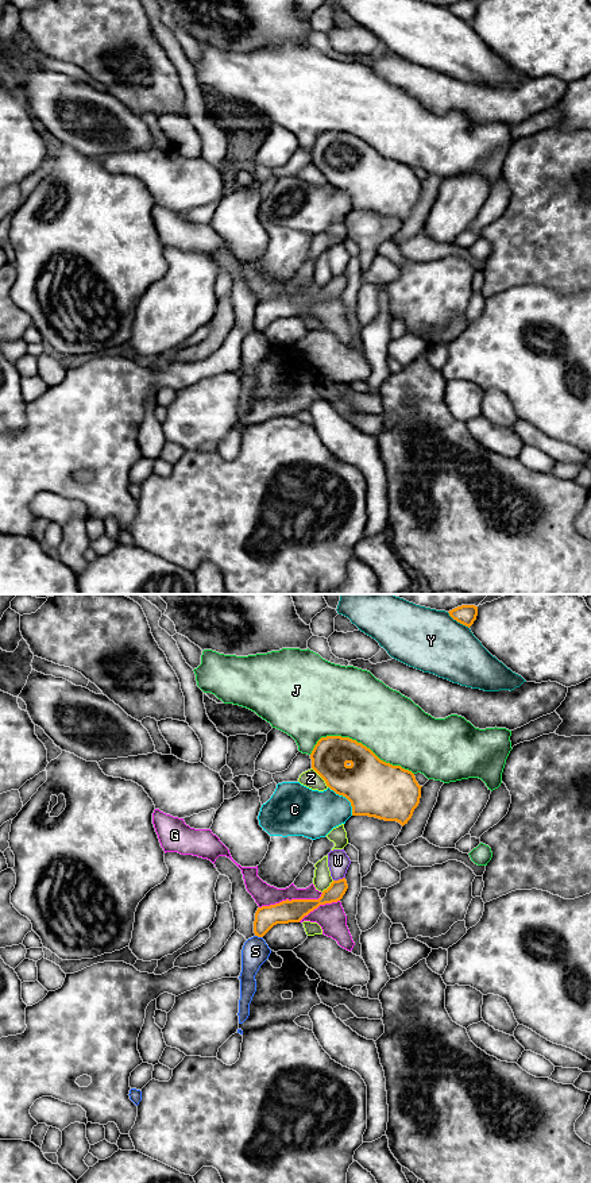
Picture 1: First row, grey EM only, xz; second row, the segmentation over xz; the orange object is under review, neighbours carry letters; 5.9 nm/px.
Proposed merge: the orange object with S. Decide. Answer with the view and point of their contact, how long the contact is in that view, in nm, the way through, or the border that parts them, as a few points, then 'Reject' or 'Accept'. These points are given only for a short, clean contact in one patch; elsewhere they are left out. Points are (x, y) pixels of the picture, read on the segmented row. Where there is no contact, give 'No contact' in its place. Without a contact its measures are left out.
Touches orange at xz (259, 936). Shared border 50 nm. Boundary: xz (255, 935), (262, 937). Reject

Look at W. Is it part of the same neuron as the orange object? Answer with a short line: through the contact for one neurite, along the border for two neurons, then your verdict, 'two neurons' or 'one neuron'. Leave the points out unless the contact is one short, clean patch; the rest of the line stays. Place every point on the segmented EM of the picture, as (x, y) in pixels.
line xz (344, 877), (333, 881); two neurons

